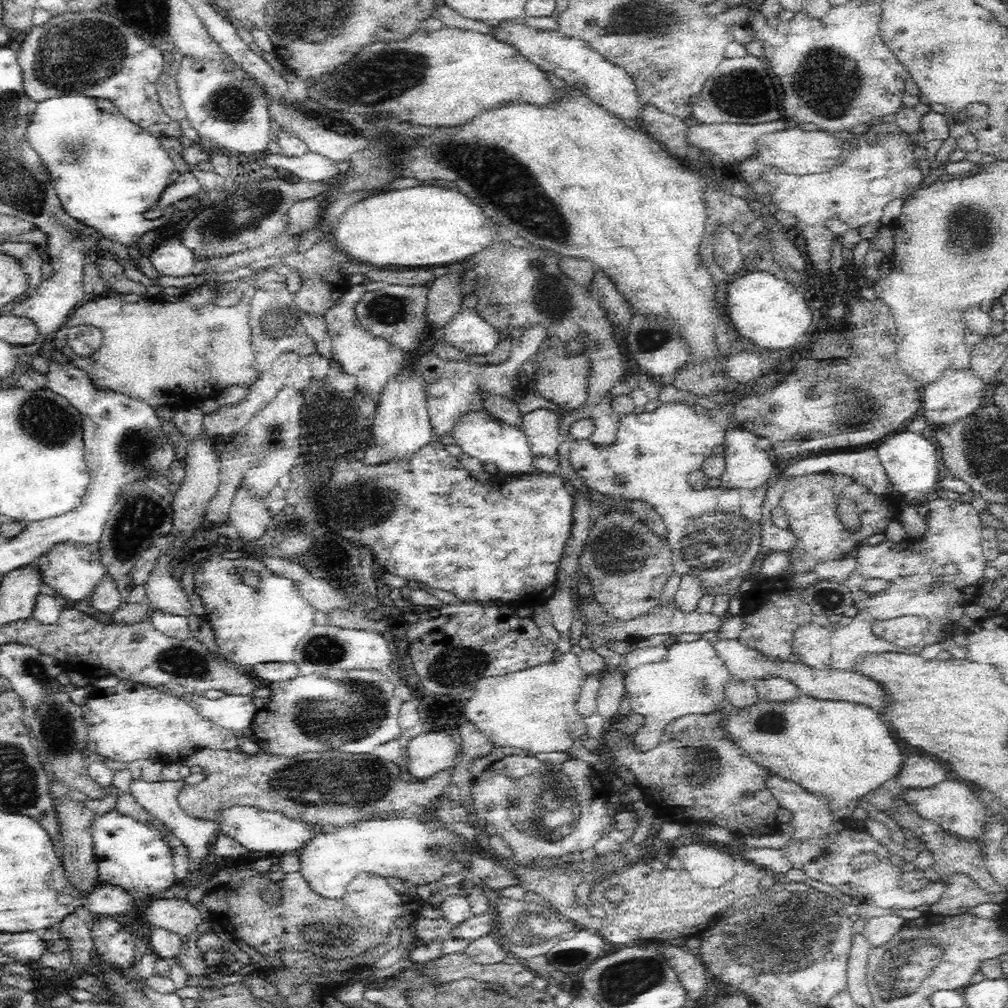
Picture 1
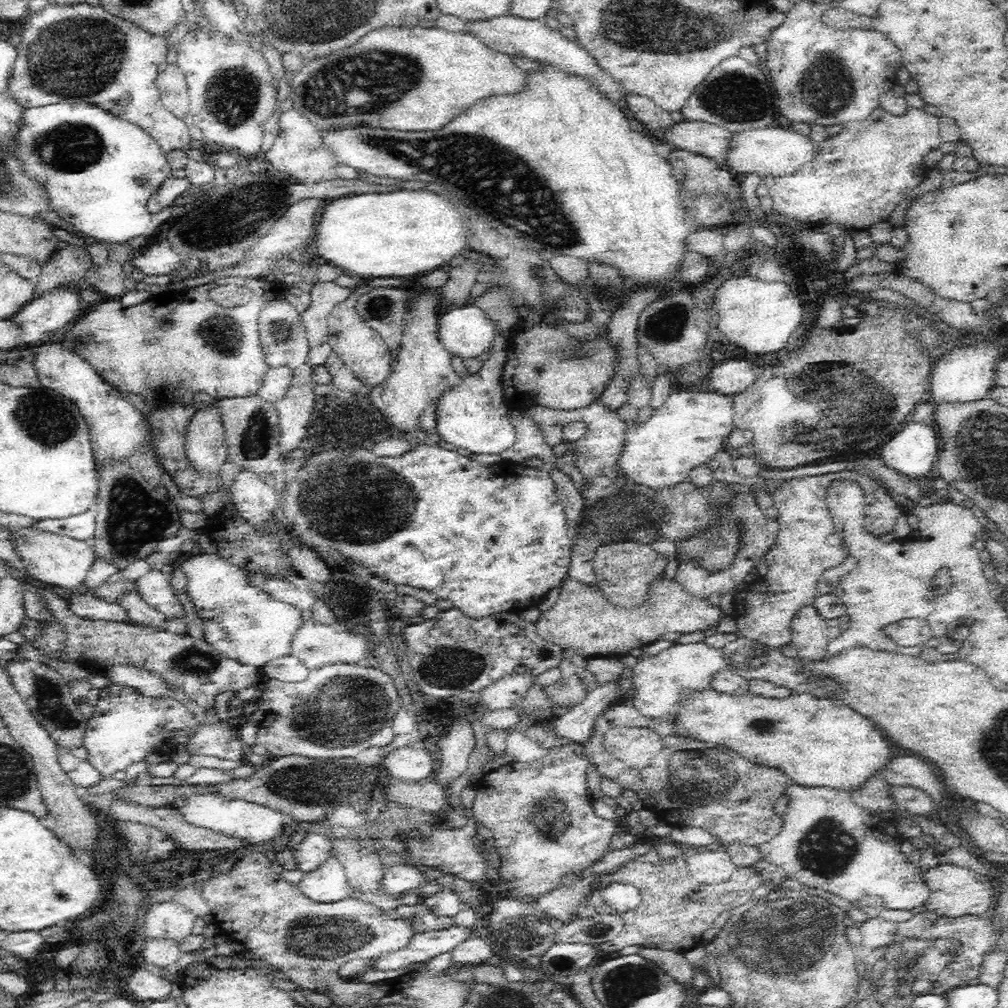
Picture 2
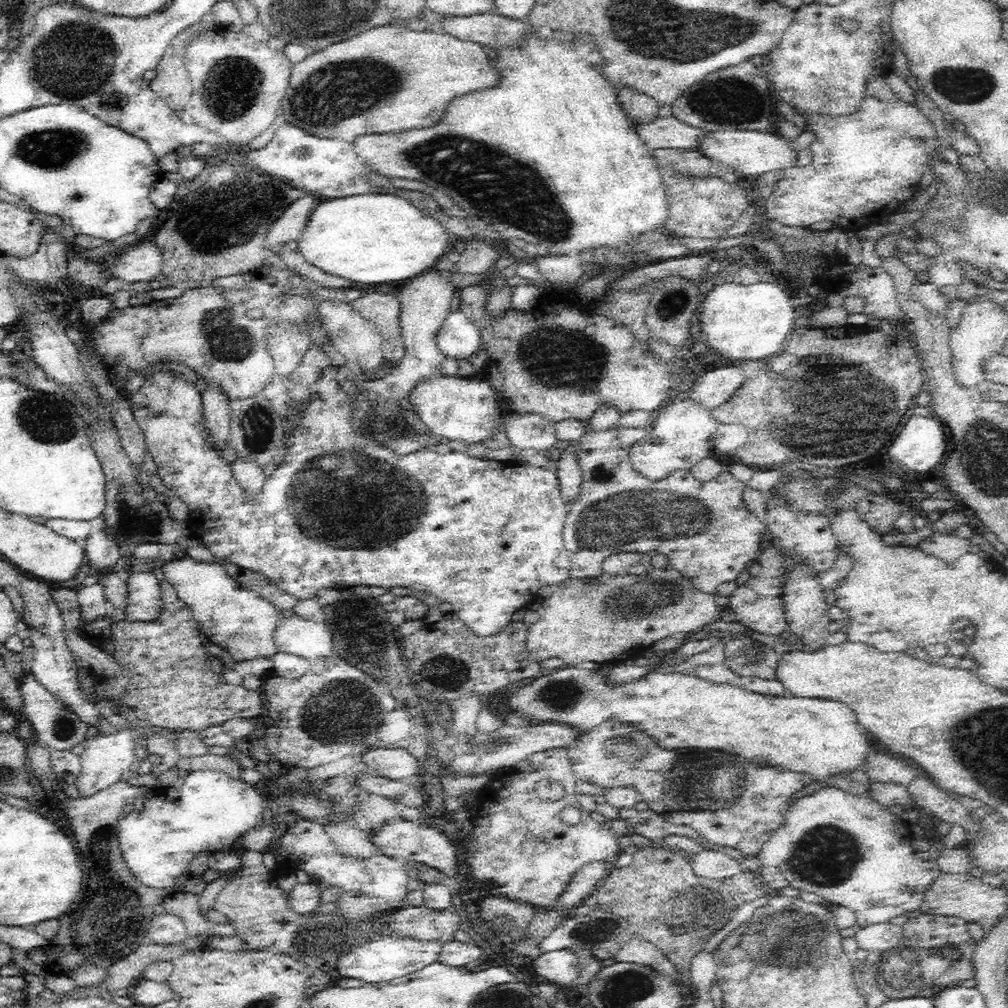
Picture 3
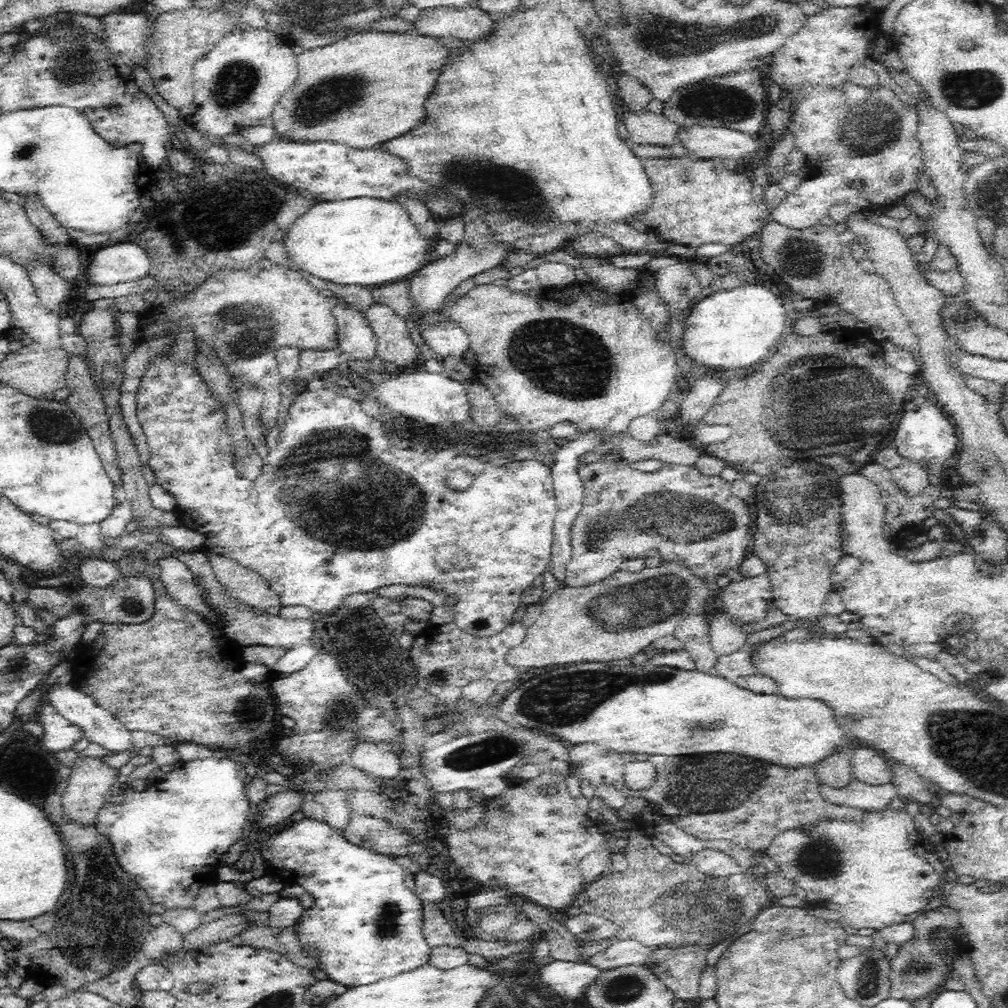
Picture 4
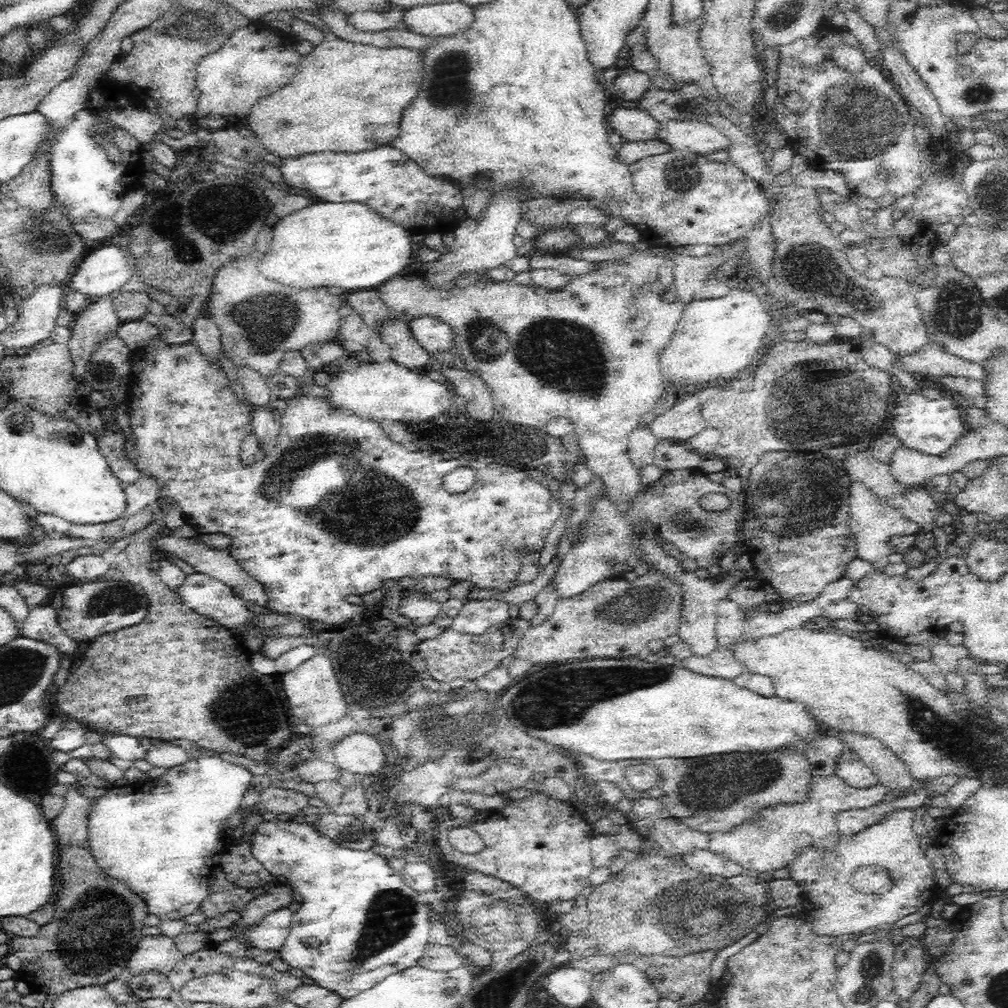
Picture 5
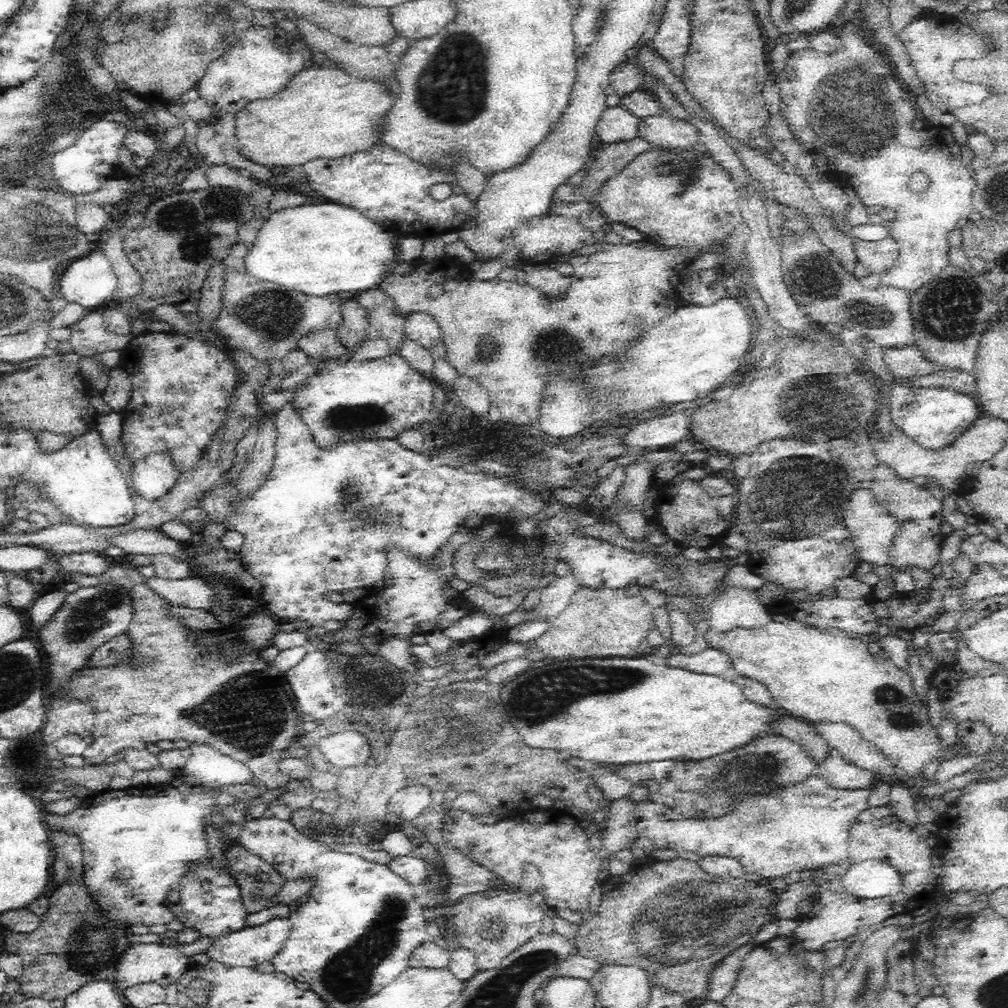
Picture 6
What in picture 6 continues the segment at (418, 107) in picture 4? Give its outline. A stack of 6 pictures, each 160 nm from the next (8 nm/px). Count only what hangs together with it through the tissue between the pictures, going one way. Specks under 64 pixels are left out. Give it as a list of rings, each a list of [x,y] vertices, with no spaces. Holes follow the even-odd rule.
[[[334,63],[324,67],[315,65],[296,76],[273,98],[256,100],[238,110],[235,113],[236,134],[231,141],[244,158],[269,168],[305,165],[318,158],[334,159],[364,152],[364,149],[378,144],[382,132],[381,120],[384,113],[394,105],[394,99],[384,84],[352,78]]]

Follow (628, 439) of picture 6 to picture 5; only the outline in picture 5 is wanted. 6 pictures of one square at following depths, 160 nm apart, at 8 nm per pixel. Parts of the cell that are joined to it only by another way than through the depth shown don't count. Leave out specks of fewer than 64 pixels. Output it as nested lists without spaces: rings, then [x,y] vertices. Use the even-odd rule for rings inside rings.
[[[686,398],[668,412],[652,418],[646,427],[659,441],[688,440],[707,427],[700,406],[696,398]]]

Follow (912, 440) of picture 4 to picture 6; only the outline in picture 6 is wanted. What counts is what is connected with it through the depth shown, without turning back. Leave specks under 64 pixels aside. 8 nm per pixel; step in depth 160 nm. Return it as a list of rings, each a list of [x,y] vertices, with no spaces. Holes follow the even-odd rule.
[[[894,380],[889,393],[891,420],[906,435],[924,448],[944,448],[966,432],[982,415],[975,396],[950,388],[912,388],[903,381]]]

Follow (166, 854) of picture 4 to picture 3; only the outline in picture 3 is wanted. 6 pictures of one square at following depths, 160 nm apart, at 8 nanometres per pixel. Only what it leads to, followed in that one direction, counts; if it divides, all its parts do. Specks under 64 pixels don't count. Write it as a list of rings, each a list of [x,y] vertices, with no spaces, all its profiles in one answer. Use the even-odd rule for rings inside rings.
[[[192,769],[168,787],[158,787],[143,801],[142,810],[121,813],[117,818],[117,842],[127,867],[145,887],[165,890],[172,896],[185,892],[186,883],[178,880],[178,874],[186,874],[188,866],[204,852],[231,851],[235,843],[246,832],[267,816],[265,805],[269,797],[257,790],[254,785],[234,779],[222,769]]]

